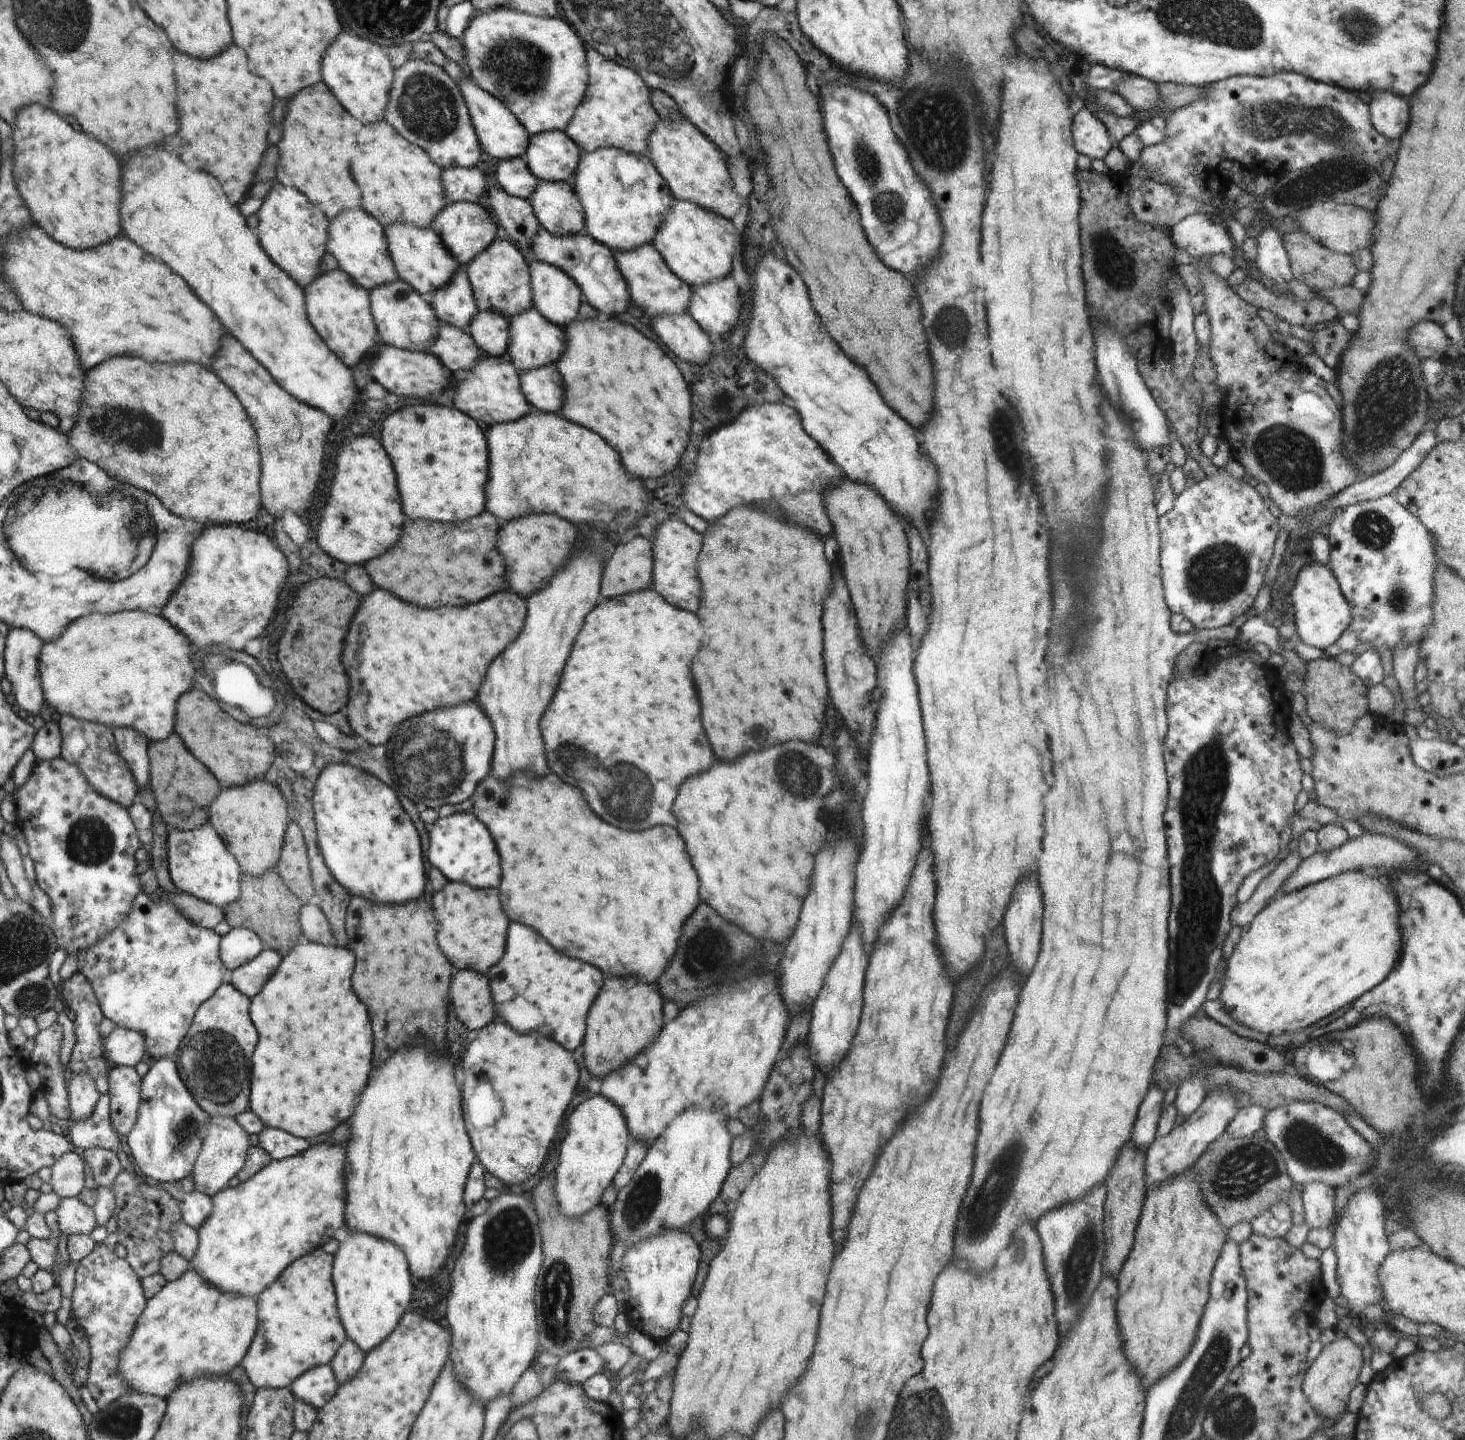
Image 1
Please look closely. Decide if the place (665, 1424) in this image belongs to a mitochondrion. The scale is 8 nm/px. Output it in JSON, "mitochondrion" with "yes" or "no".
{"mitochondrion":"no"}

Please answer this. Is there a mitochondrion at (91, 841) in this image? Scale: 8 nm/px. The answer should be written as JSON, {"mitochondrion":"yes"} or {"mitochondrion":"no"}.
{"mitochondrion":"yes"}

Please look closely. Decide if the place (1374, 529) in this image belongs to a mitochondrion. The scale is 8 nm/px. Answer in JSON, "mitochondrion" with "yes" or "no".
{"mitochondrion":"yes"}

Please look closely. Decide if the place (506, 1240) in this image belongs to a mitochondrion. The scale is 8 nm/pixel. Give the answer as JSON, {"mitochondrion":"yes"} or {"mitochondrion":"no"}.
{"mitochondrion":"yes"}

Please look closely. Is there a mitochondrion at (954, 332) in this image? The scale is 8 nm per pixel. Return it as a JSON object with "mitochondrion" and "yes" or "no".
{"mitochondrion":"yes"}

